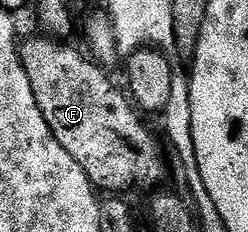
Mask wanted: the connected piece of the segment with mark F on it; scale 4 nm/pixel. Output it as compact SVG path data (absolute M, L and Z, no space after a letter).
M43 36L43 37L35 37L32 39L32 41L24 40L21 45L21 56L23 58L23 66L25 67L25 71L29 75L29 83L33 83L33 95L37 95L37 107L41 107L41 115L45 115L45 123L49 123L49 131L53 131L53 135L57 139L57 143L61 143L61 147L65 147L65 151L69 151L69 155L73 155L73 159L77 159L77 163L81 163L81 167L85 171L85 175L89 175L89 179L91 180L92 185L95 186L96 190L99 190L99 191L123 191L123 190L119 190L119 189L131 189L134 187L134 185L136 185L136 187L139 189L151 189L152 188L151 190L154 190L156 187L159 187L159 186L154 187L154 185L161 184L163 181L163 176L165 176L167 173L167 165L165 162L163 162L163 149L161 146L159 146L158 139L155 138L153 134L151 134L150 127L147 126L146 123L142 121L142 119L144 120L144 118L141 116L140 110L138 108L136 108L136 106L133 104L130 96L128 96L128 94L126 92L124 92L124 90L122 88L120 88L120 86L119 86L119 89L120 89L119 90L118 87L115 86L113 82L111 82L111 77L109 74L107 74L110 72L108 72L108 70L106 68L104 68L104 66L98 64L94 60L92 60L92 58L90 56L84 55L84 57L82 57L82 55L79 54L77 50L66 49L66 47L63 46L66 44L60 43L58 40L55 40L55 39L48 39L46 36Z

